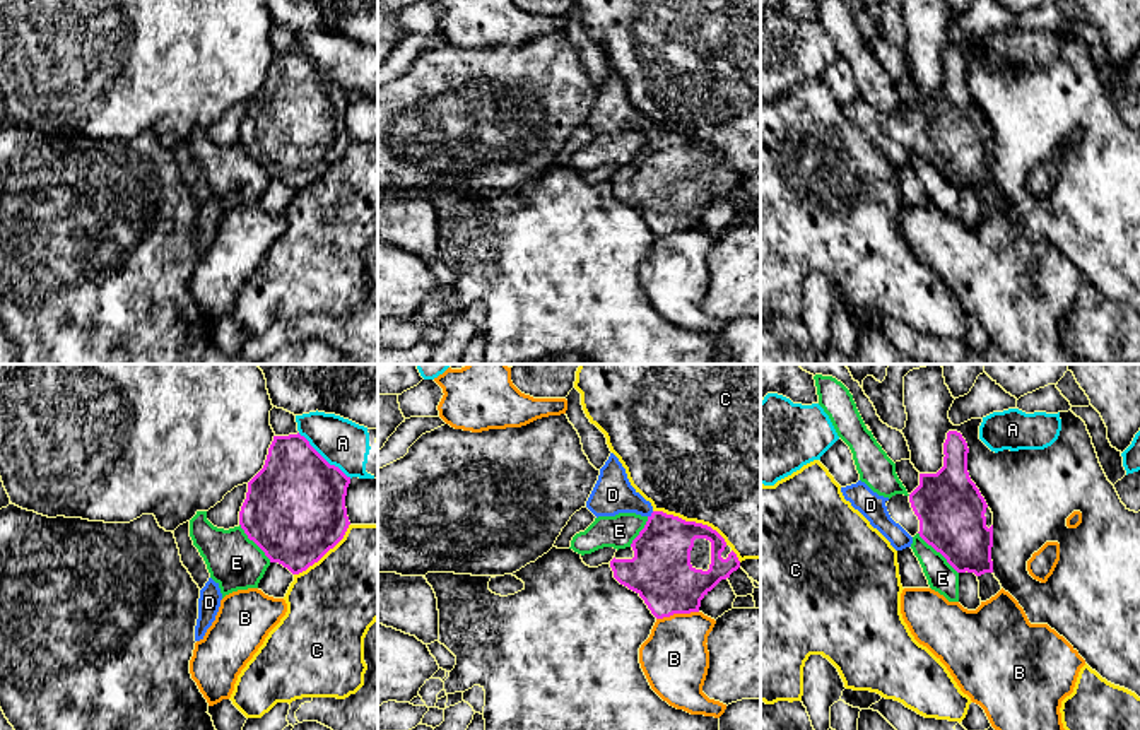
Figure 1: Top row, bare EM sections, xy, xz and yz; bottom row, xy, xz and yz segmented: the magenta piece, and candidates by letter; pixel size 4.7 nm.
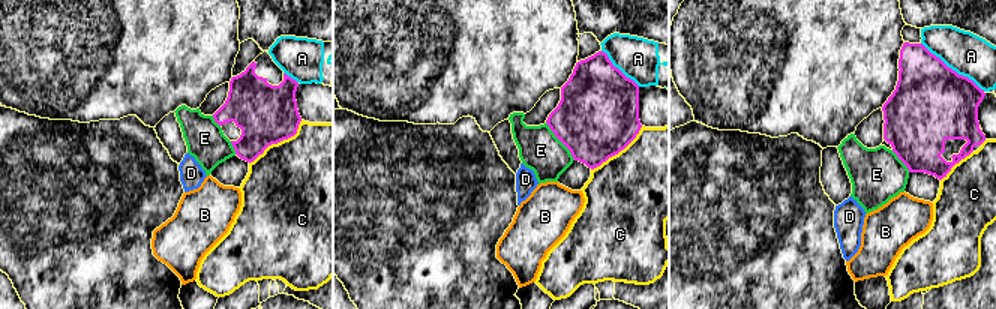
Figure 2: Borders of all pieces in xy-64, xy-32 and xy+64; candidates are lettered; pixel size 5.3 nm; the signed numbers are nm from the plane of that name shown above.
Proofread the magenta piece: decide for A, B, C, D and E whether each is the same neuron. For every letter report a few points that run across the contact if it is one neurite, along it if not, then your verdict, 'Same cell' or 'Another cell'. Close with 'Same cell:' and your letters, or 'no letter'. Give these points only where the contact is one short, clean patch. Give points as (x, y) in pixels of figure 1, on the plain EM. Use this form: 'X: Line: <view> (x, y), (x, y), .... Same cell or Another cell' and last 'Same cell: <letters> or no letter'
A: Another cell
B: Another cell
C: Another cell
D: Line: xz (662, 183), (662, 147), (652, 132), (636, 120), (612, 111). Same cell
E: Line: yz (918, 149), (957, 190). Another cell
Same cell: D

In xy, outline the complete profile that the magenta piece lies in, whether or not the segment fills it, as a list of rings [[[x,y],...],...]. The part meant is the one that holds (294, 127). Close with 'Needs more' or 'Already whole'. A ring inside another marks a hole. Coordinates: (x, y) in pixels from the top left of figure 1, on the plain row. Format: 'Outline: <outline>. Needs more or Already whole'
Outline: [[[299,50],[273,53],[263,85],[248,99],[239,142],[270,180],[299,191],[344,156],[349,101]]]. Already whole

